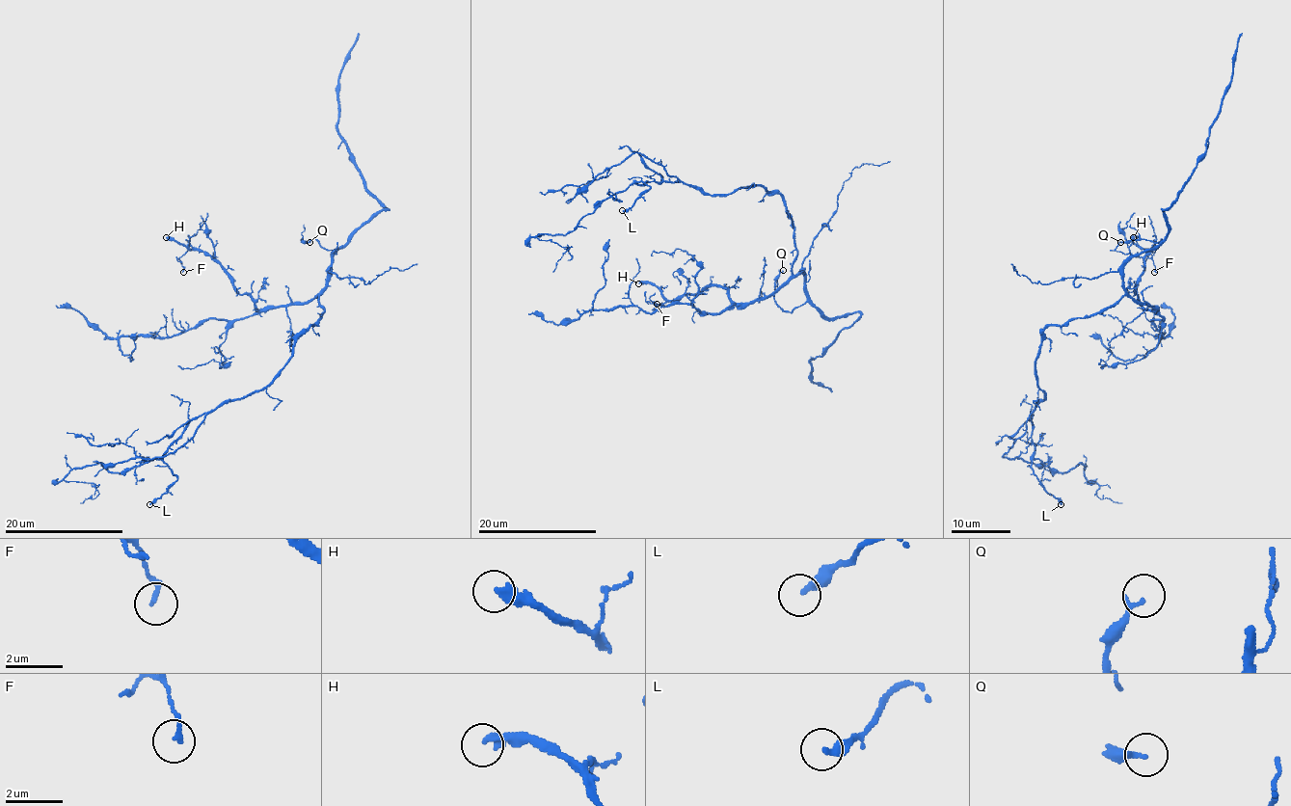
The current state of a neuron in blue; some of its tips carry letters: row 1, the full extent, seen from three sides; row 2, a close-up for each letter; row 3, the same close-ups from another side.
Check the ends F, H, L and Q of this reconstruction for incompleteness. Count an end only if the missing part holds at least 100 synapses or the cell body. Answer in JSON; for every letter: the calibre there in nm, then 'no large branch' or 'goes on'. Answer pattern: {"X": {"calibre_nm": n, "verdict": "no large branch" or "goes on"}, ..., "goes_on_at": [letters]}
{"F": {"calibre_nm": 160, "verdict": "no large branch"}, "H": {"calibre_nm": 320, "verdict": "goes on"}, "L": {"calibre_nm": 320, "verdict": "no large branch"}, "Q": {"calibre_nm": 180, "verdict": "no large branch"}, "goes_on_at": ["H"]}

